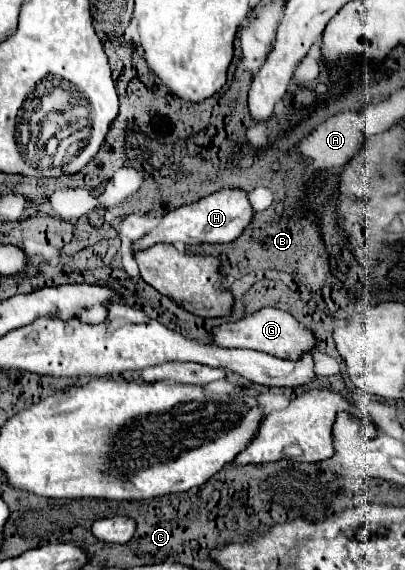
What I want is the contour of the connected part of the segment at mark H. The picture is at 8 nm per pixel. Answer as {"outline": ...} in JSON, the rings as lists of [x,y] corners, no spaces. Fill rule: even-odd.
{"outline":[[[220,190],[214,192],[194,204],[182,206],[178,210],[166,212],[160,220],[160,224],[156,228],[152,228],[146,236],[142,236],[140,240],[136,240],[132,244],[132,254],[146,250],[158,242],[166,242],[166,244],[176,244],[176,242],[184,242],[184,244],[202,244],[202,242],[232,242],[236,240],[242,230],[246,228],[246,224],[252,220],[252,206],[248,202],[248,194],[242,190]]]}

